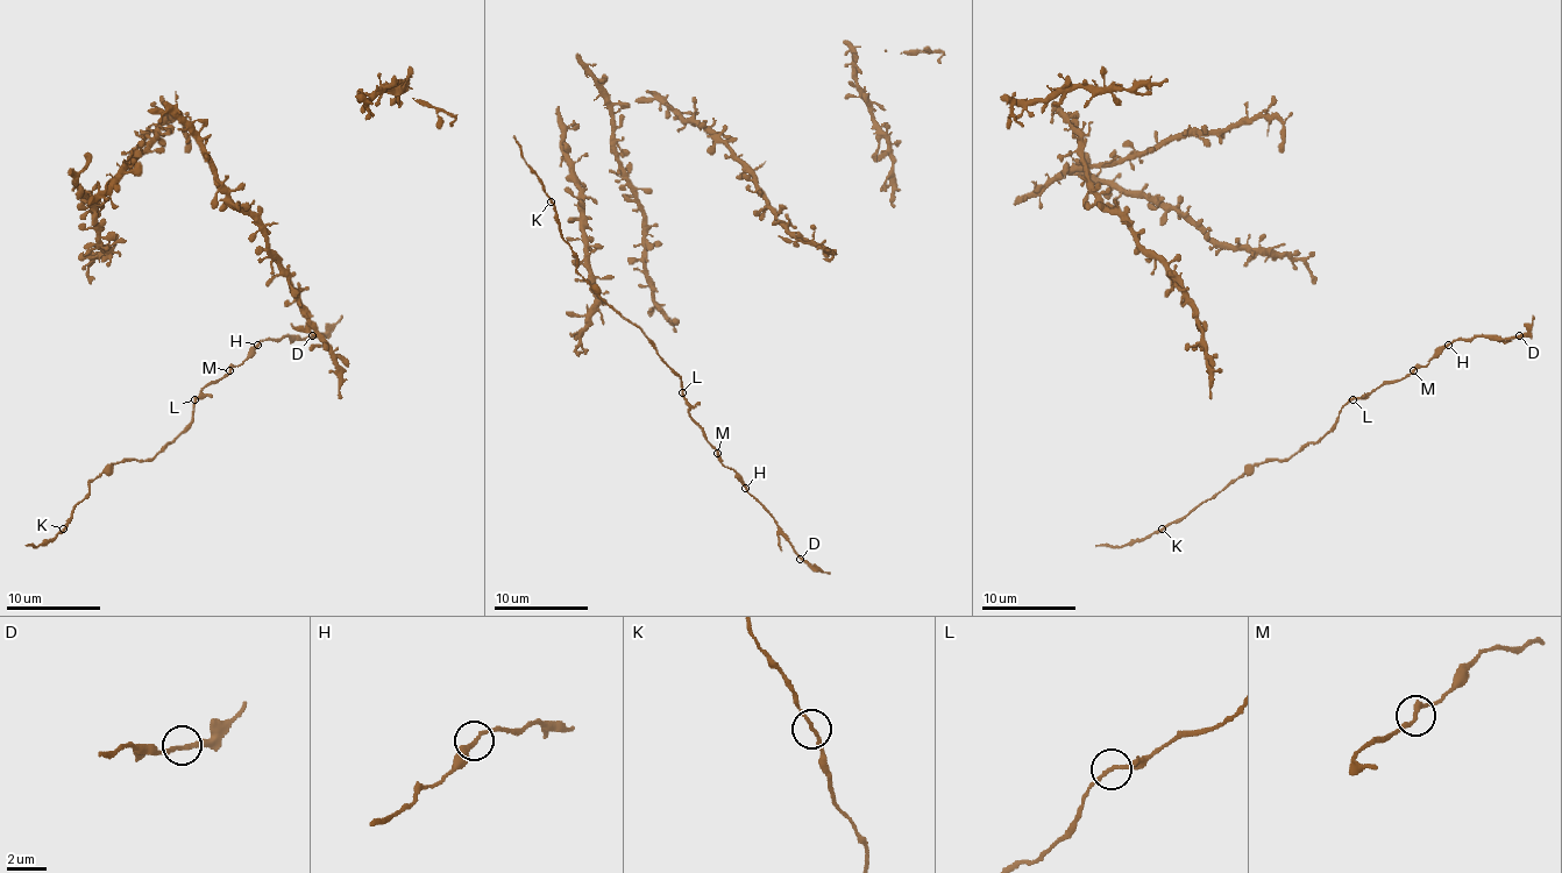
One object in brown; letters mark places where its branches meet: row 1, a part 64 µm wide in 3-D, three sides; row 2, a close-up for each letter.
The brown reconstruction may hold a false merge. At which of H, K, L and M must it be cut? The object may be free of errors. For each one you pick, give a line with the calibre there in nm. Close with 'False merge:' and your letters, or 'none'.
H: 190 nm
False merge: H

